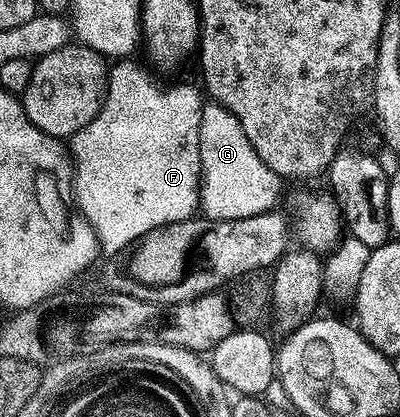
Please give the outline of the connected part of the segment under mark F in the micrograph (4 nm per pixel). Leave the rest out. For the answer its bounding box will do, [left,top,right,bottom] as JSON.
[68,61,203,256]

